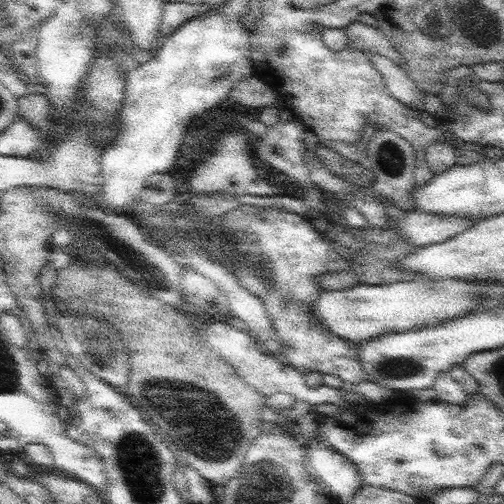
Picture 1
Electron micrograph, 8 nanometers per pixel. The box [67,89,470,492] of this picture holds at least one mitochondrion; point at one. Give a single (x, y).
(191, 409)

